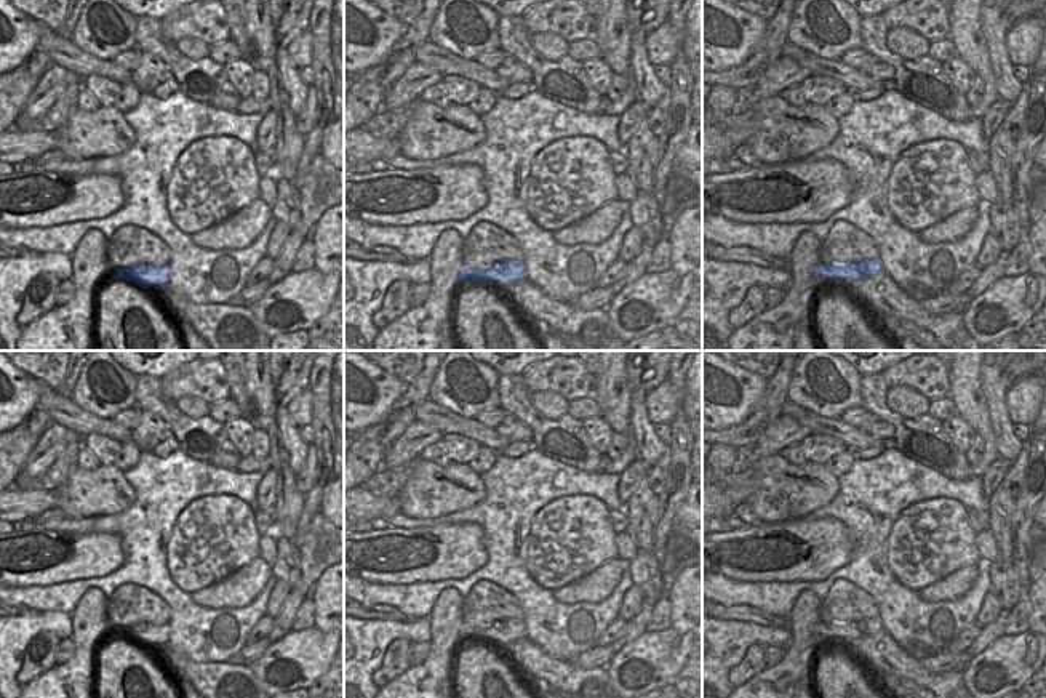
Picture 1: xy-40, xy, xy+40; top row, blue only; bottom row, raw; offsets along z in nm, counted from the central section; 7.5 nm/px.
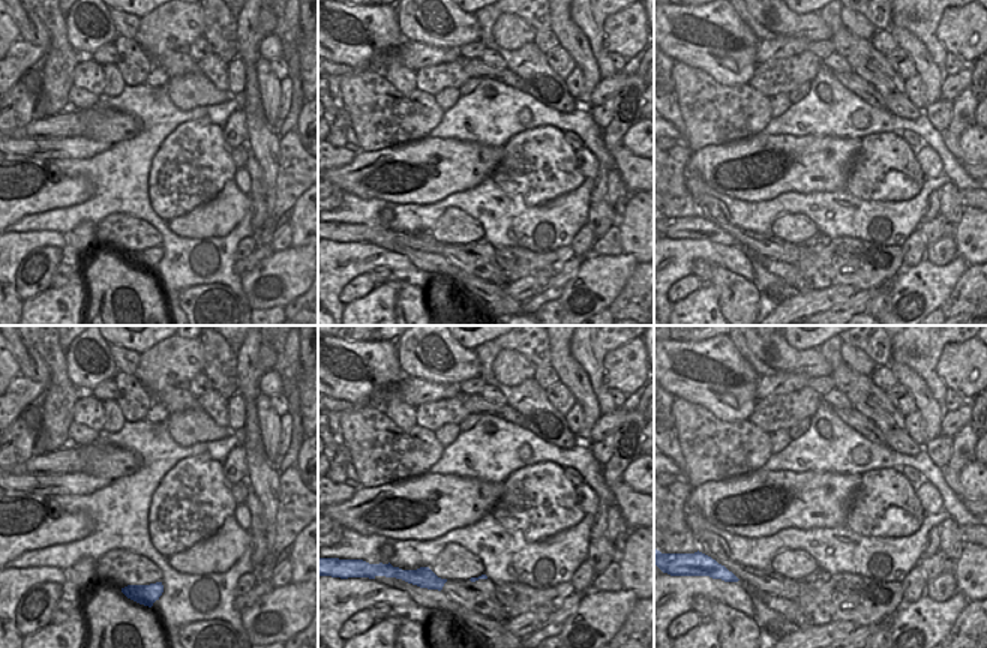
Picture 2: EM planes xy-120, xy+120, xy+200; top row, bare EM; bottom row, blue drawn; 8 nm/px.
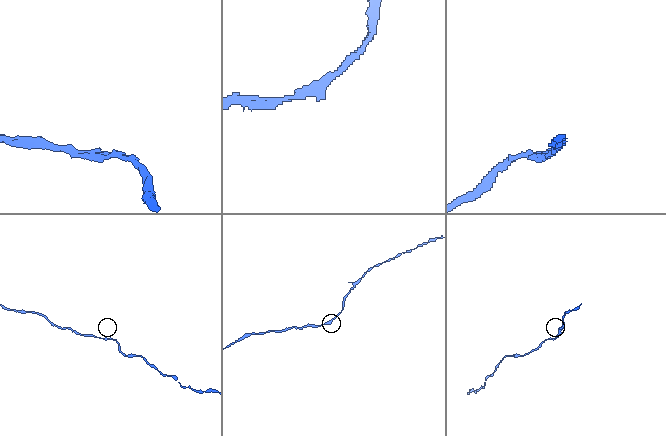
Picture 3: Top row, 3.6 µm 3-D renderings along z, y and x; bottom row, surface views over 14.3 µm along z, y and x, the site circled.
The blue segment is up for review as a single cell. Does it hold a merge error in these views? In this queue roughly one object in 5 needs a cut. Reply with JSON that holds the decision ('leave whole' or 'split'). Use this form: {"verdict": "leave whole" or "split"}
{"verdict": "leave whole"}

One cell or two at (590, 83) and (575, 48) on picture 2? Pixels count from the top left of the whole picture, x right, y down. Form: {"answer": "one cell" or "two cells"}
{"answer": "one cell"}

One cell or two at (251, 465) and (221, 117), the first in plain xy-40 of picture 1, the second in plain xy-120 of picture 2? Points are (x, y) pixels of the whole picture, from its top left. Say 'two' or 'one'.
two

